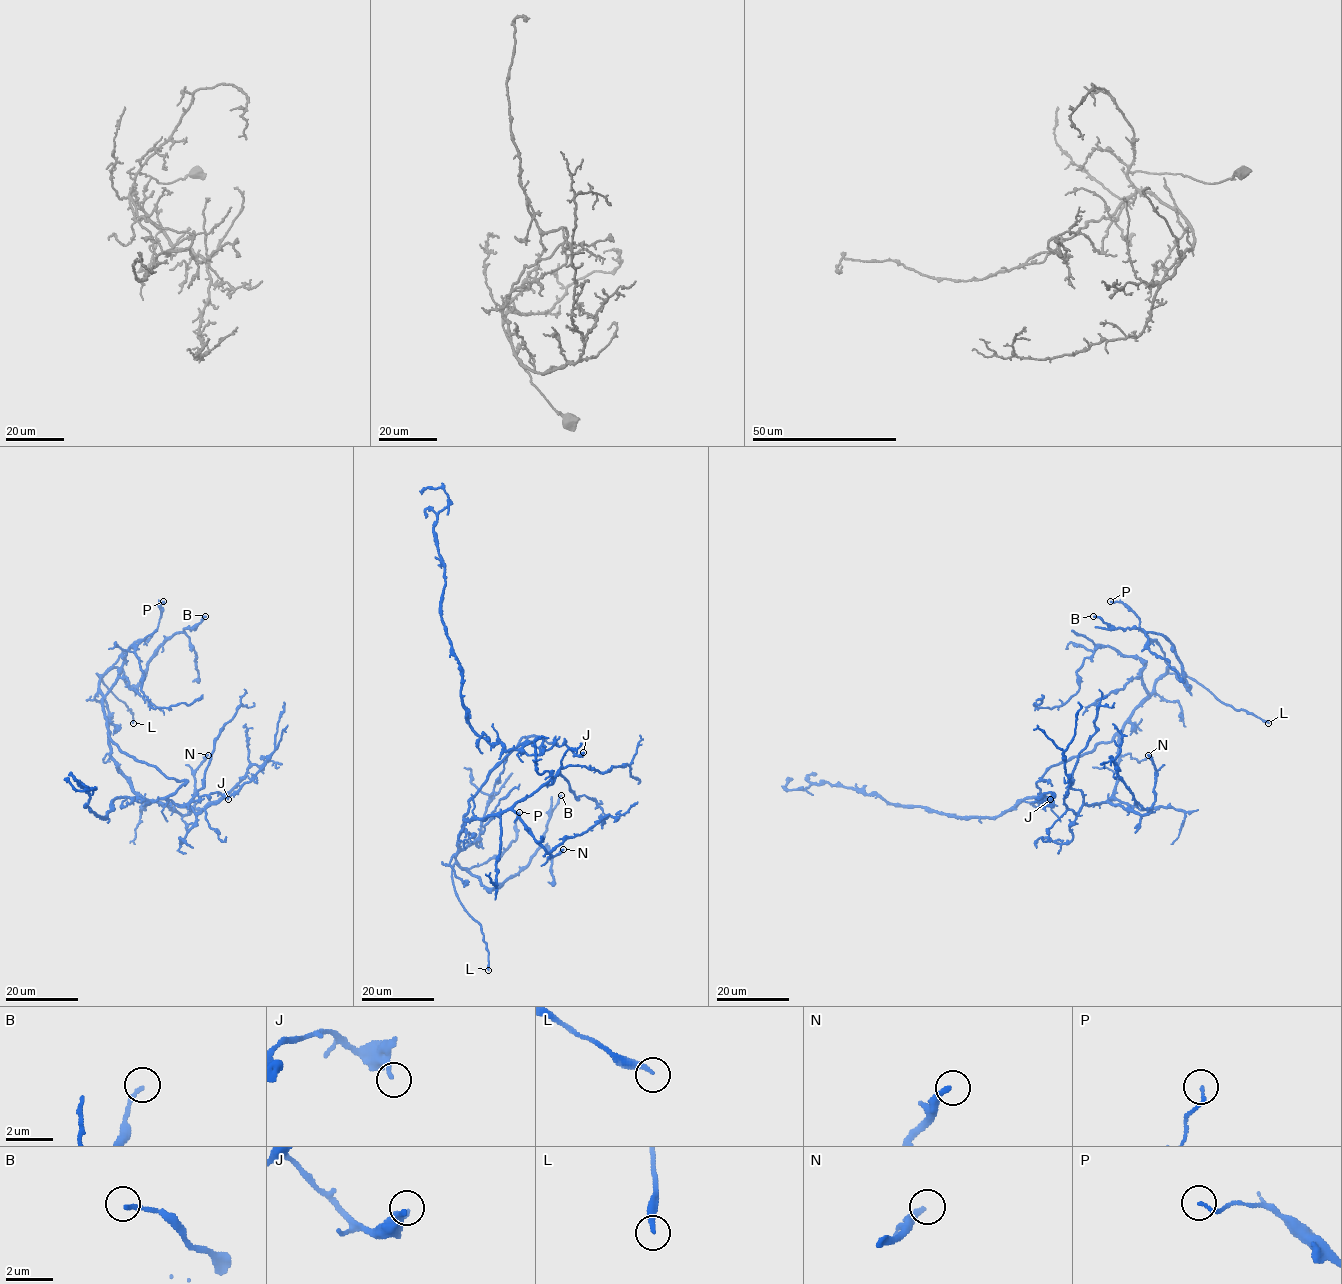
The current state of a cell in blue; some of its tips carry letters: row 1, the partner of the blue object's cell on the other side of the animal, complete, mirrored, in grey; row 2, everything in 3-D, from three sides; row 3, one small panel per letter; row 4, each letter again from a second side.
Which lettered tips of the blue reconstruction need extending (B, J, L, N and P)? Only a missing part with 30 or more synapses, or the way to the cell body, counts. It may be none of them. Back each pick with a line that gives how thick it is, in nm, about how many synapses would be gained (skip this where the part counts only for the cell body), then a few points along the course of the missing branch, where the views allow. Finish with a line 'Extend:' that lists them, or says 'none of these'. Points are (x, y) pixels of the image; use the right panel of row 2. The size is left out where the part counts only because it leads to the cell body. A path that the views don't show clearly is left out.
L: Thickness 280 nm. Course of what is missing: (1268, 723), (1314, 725)
Extend: L

